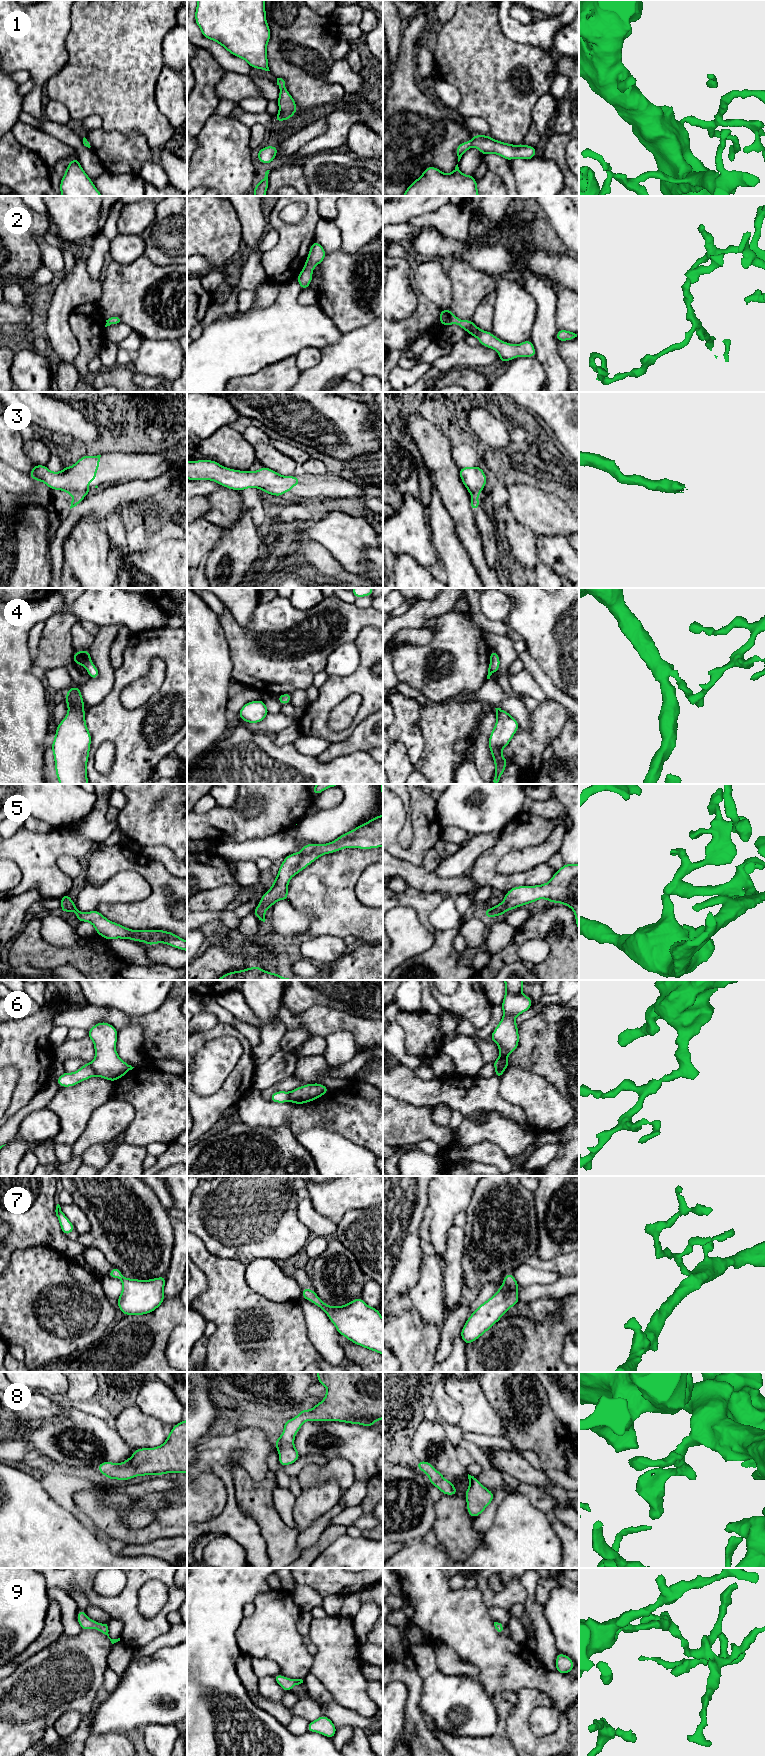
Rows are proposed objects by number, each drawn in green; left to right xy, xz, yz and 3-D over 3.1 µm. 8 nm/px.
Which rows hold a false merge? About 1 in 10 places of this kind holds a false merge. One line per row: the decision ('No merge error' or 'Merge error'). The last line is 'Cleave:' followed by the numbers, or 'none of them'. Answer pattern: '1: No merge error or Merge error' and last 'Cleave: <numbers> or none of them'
1: No merge error
2: No merge error
3: No merge error
4: No merge error
5: No merge error
6: Merge error
7: No merge error
8: No merge error
9: No merge error
Cleave: 6

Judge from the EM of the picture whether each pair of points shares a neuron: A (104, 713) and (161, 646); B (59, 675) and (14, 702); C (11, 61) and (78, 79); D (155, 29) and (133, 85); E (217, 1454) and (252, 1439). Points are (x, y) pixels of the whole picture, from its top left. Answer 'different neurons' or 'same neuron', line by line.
A: same neuron
B: different neurons
C: different neurons
D: same neuron
E: same neuron

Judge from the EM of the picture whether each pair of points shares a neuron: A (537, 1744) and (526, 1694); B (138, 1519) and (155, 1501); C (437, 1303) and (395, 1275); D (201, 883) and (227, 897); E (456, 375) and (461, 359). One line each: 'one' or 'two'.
A: one
B: one
C: two
D: two
E: two

